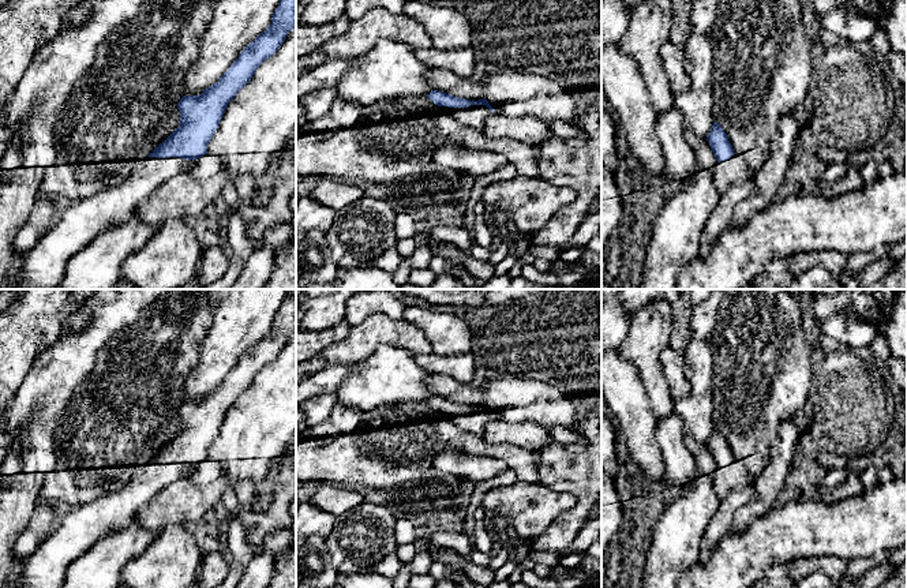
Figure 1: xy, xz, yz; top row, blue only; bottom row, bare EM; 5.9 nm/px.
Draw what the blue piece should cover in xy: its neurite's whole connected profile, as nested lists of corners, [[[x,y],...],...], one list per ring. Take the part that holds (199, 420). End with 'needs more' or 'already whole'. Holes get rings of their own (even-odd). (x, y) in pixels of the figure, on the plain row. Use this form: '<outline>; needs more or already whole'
[[[288,295],[276,314],[271,329],[248,349],[218,387],[198,401],[183,401],[177,409],[180,431],[146,464],[128,469],[124,487],[76,506],[40,543],[34,553],[22,557],[20,588],[61,588],[67,568],[91,548],[101,538],[134,521],[135,514],[147,506],[169,483],[179,480],[191,465],[207,460],[207,450],[215,439],[228,409],[251,386],[258,372],[271,363],[296,333],[296,295]]]; needs more

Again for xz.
[[[431,396],[427,402],[435,411],[443,412],[447,422],[453,423],[460,430],[477,437],[481,437],[488,422],[496,419],[496,416],[488,409],[486,404],[471,407],[438,396]]]; needs more

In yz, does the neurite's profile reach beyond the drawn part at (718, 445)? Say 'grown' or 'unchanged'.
grown

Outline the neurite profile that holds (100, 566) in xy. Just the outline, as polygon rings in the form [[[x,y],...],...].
[[[135,521],[110,532],[67,568],[61,588],[121,588],[123,568],[157,536]]]

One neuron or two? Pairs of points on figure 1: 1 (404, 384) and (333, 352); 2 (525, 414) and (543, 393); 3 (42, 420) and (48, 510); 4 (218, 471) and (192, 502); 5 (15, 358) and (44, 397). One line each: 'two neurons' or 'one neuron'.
1: two neurons
2: one neuron
3: two neurons
4: two neurons
5: two neurons

